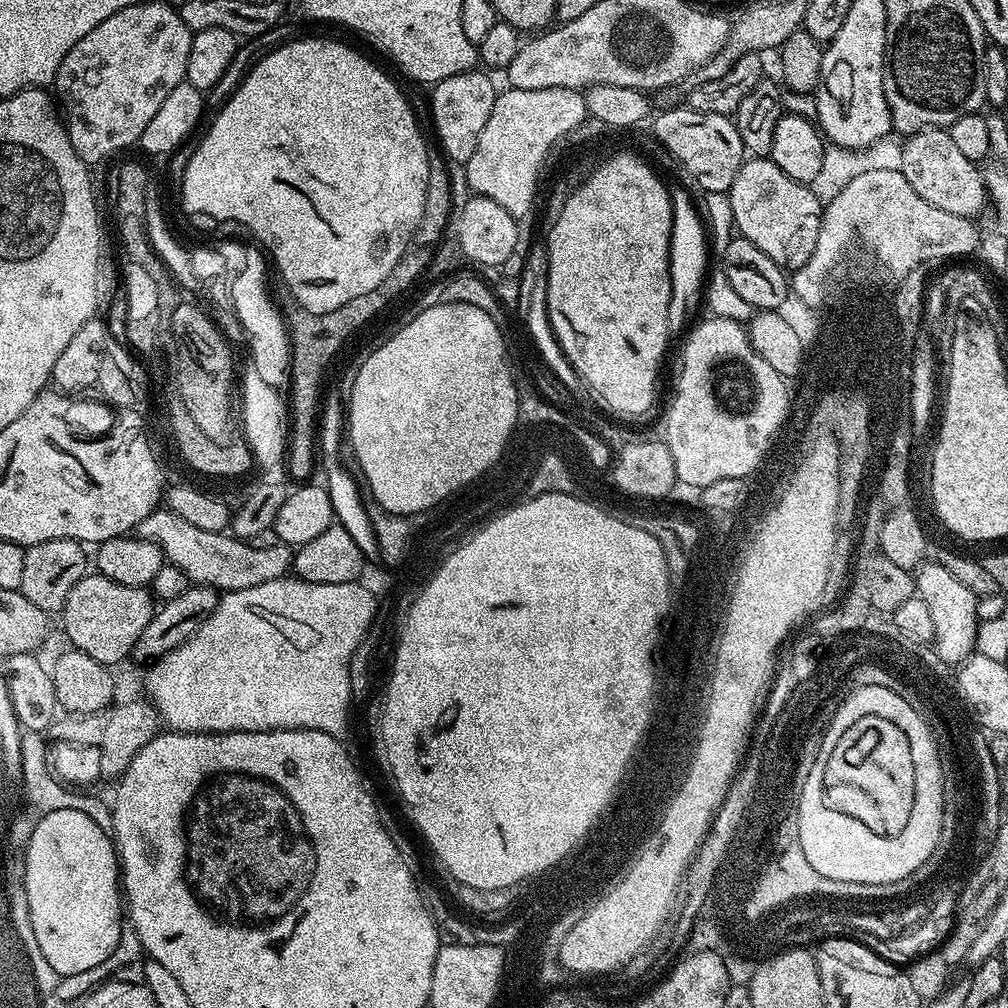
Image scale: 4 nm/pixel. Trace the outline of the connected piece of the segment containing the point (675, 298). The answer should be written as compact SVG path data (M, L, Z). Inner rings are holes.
M682 188L671 191L672 218L671 218L671 246L670 246L670 282L671 298L669 313L667 314L668 326L671 331L685 326L702 302L704 285L706 282L706 264L708 262L708 248L706 238L708 232L705 228L701 213L694 208L689 194Z

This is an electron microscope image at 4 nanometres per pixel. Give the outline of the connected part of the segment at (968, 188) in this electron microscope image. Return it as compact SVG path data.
M924 128L921 132L911 133L903 141L901 152L900 173L918 195L930 202L930 206L938 206L938 210L946 210L946 214L976 218L980 203L986 200L986 176L976 169L979 168L977 161L966 158L966 154L958 150L947 130Z

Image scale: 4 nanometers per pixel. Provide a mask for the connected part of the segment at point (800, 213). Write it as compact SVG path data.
M748 158L741 164L734 178L732 187L727 191L730 206L734 214L734 228L741 236L745 236L762 254L766 254L779 268L799 270L814 254L814 246L820 233L820 217L822 203L815 197L809 185L799 184L794 178L782 174L771 158Z

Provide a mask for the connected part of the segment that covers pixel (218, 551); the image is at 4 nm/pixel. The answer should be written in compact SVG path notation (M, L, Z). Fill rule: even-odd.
M164 506L154 509L150 514L146 514L146 518L142 518L138 535L141 540L149 540L157 544L162 550L165 561L178 566L178 570L182 570L182 574L186 574L189 582L205 584L221 593L237 592L238 590L246 590L250 586L262 586L262 582L280 580L289 575L292 569L294 552L289 545L279 544L278 546L270 546L267 550L254 550L254 546L250 546L247 540L238 540L231 534L198 530L198 526L186 522L186 518L178 518L178 514L168 511Z

